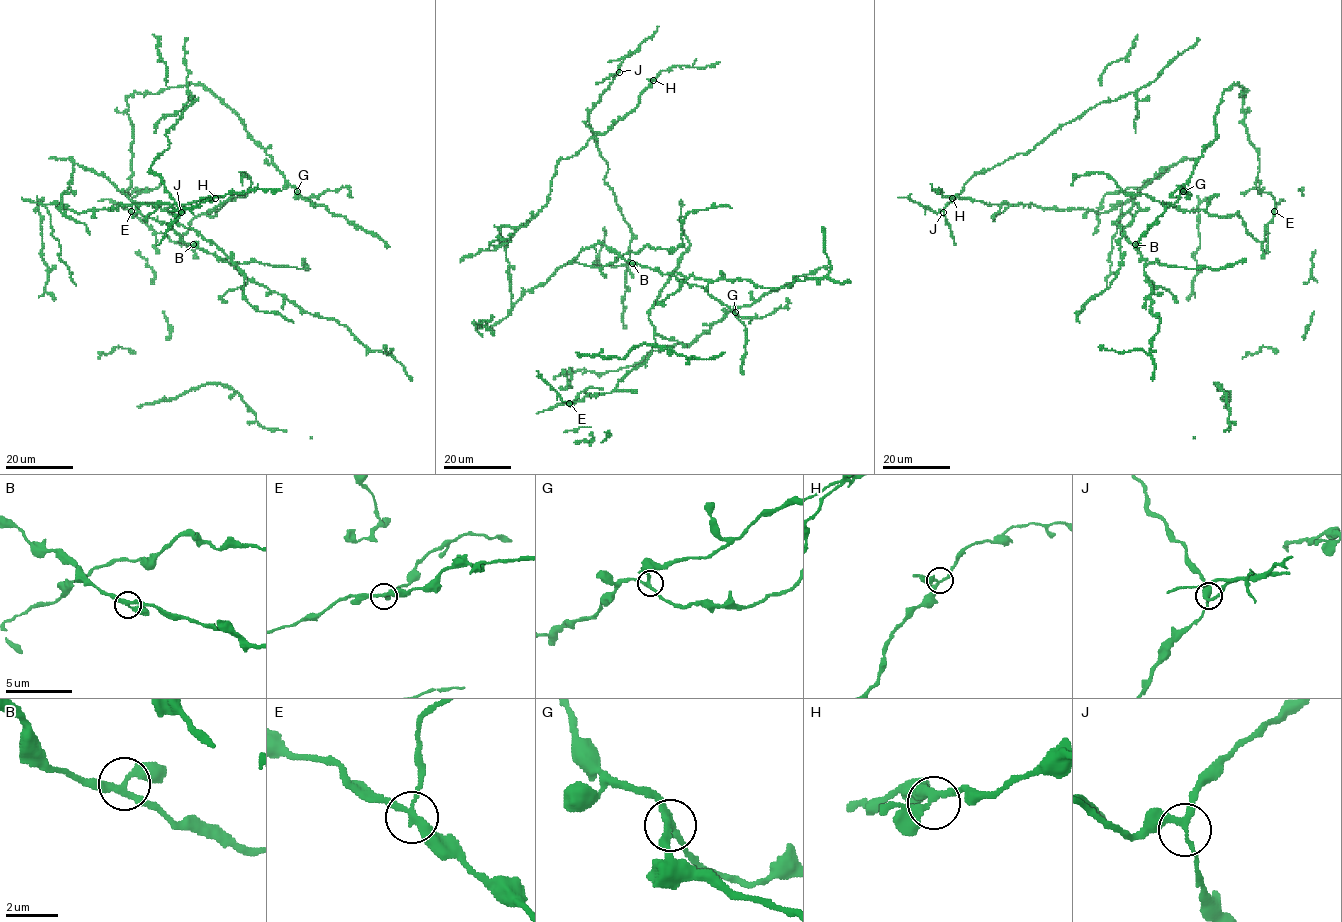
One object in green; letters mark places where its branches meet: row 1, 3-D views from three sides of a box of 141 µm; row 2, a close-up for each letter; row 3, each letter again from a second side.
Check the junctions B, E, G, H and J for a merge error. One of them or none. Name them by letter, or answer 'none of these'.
E

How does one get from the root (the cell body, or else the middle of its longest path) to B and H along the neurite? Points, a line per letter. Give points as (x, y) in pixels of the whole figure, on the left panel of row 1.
B: (64, 193), (70, 188), (73, 165), (77, 164), (103, 175), (144, 216), (165, 221), (185, 243), (193, 244)
H: (64, 193), (60, 211), (75, 220), (80, 213), (112, 210), (120, 204), (192, 204), (215, 198)

